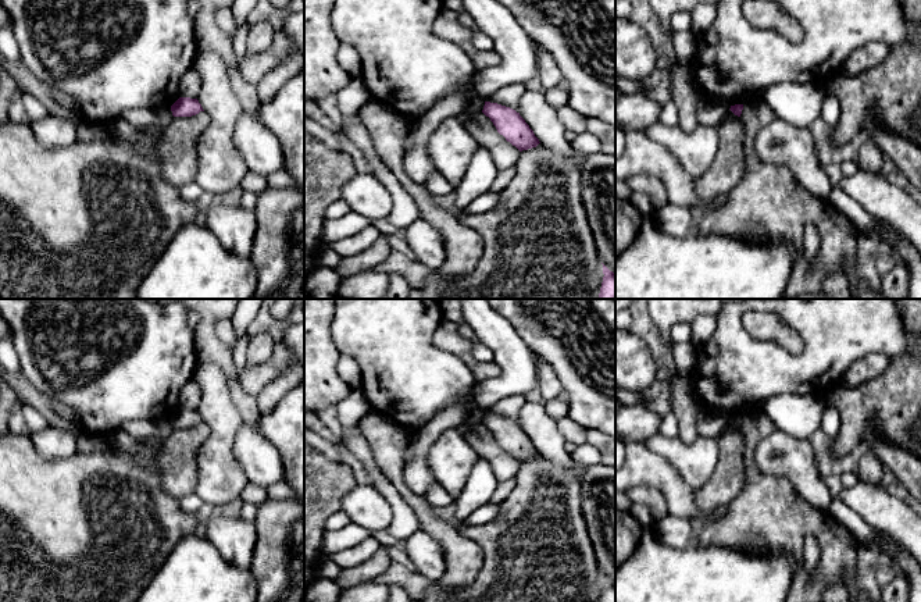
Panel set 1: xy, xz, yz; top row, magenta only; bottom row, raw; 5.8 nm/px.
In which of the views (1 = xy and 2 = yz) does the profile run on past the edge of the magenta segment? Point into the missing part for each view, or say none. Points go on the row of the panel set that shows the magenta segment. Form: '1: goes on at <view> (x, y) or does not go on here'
1: does not go on here
2: does not go on here

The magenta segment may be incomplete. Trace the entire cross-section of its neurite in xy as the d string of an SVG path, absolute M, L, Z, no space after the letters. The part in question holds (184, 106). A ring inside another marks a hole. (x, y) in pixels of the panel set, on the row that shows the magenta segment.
M179 97L172 106L171 111L174 117L192 117L204 111L197 99Z

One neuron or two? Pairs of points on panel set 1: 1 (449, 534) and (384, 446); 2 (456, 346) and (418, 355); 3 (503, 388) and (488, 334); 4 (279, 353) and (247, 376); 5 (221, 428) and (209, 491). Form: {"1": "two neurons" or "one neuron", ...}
{"1": "one neuron", "2": "two neurons", "3": "one neuron", "4": "one neuron", "5": "one neuron"}

